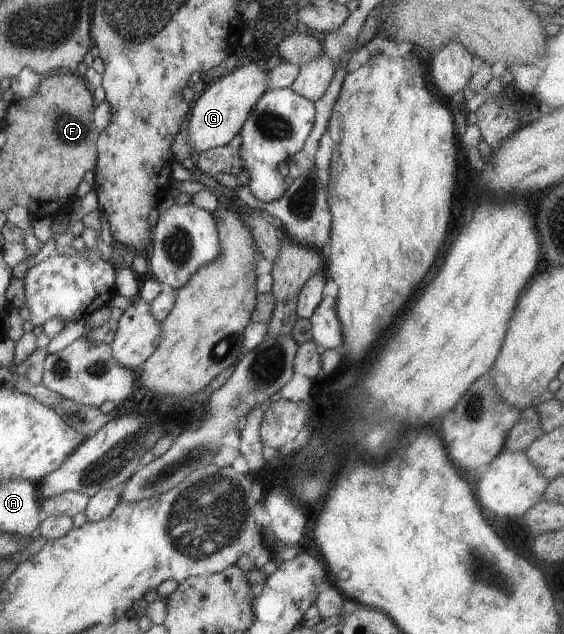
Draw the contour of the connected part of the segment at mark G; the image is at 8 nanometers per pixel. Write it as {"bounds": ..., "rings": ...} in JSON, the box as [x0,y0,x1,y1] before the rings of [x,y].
{"bounds":[185,61,270,156],"rings":[[[250,61],[249,64],[235,67],[231,72],[225,74],[221,72],[208,85],[204,94],[197,101],[193,101],[185,128],[189,134],[194,156],[204,150],[226,145],[237,136],[255,103],[269,90],[269,70],[270,68]]]}

